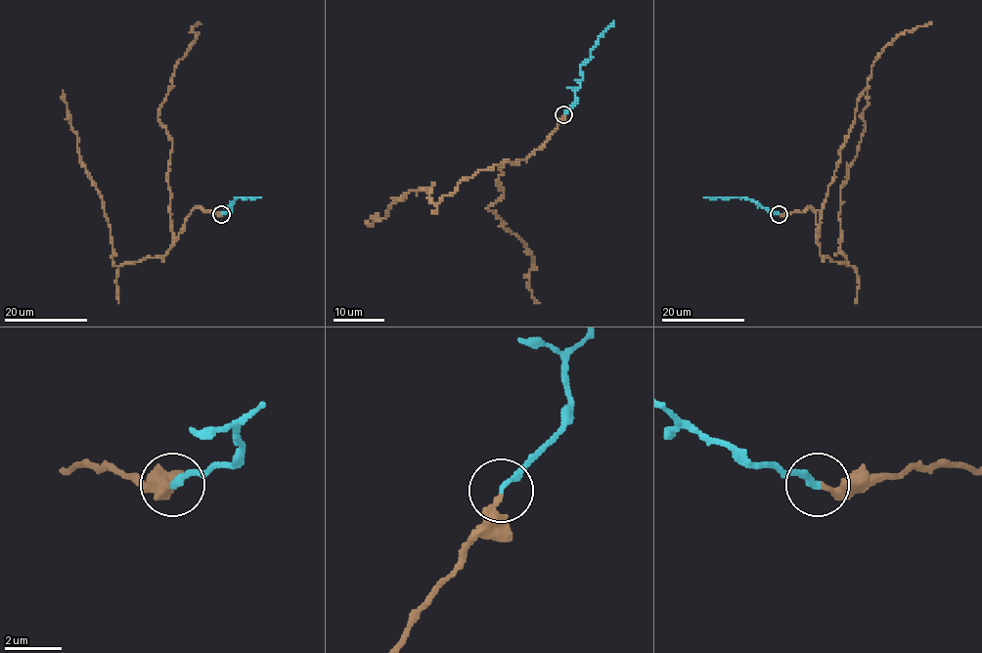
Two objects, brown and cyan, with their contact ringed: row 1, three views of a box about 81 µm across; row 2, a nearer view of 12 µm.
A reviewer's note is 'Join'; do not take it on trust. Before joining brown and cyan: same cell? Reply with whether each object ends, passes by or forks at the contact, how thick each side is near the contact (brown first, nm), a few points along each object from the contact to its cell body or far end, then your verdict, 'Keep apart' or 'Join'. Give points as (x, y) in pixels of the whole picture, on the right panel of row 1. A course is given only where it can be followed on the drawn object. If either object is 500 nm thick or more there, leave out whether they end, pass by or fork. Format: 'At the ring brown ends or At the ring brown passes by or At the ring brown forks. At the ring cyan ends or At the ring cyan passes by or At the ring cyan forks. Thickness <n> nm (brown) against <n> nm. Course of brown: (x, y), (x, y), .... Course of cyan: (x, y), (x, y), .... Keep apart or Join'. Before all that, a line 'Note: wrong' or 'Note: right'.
Note: right
At the ring brown ends. At the ring cyan ends. Thickness 280 nm (brown) against 220 nm. Course of brown: (780, 214), (811, 207), (822, 257), (851, 266), (839, 249), (839, 202), (842, 185), (865, 127), (867, 91). Course of cyan: (779, 214), (751, 200), (704, 196). Join

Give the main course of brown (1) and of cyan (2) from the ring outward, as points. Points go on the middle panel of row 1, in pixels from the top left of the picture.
1: (564, 115), (527, 158), (478, 170), (436, 203), (429, 190), (409, 192), (386, 216), (367, 223)
2: (564, 113), (574, 103), (576, 90), (582, 79), (581, 66), (591, 58), (591, 50), (599, 37), (614, 21)

